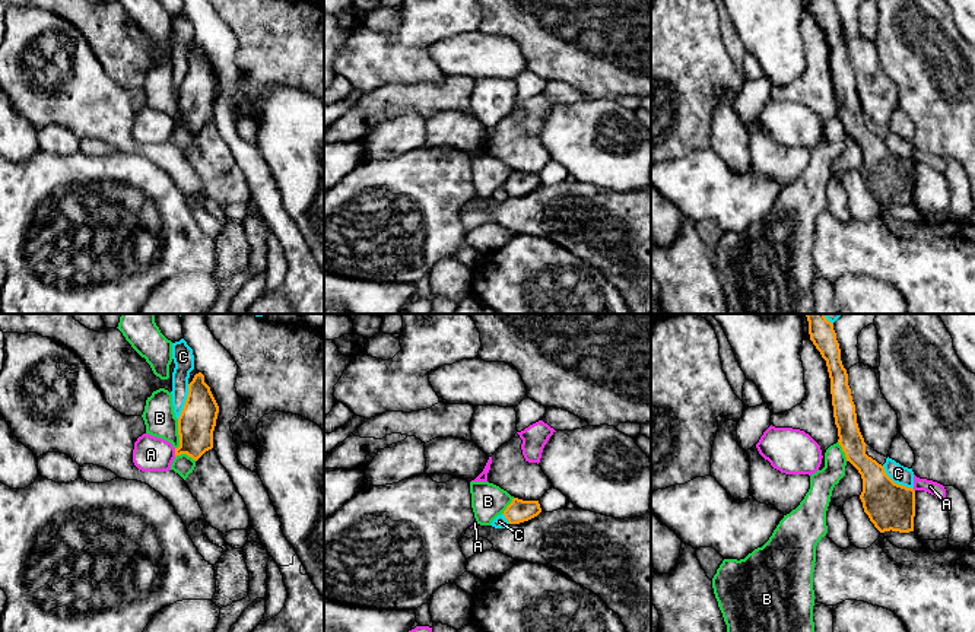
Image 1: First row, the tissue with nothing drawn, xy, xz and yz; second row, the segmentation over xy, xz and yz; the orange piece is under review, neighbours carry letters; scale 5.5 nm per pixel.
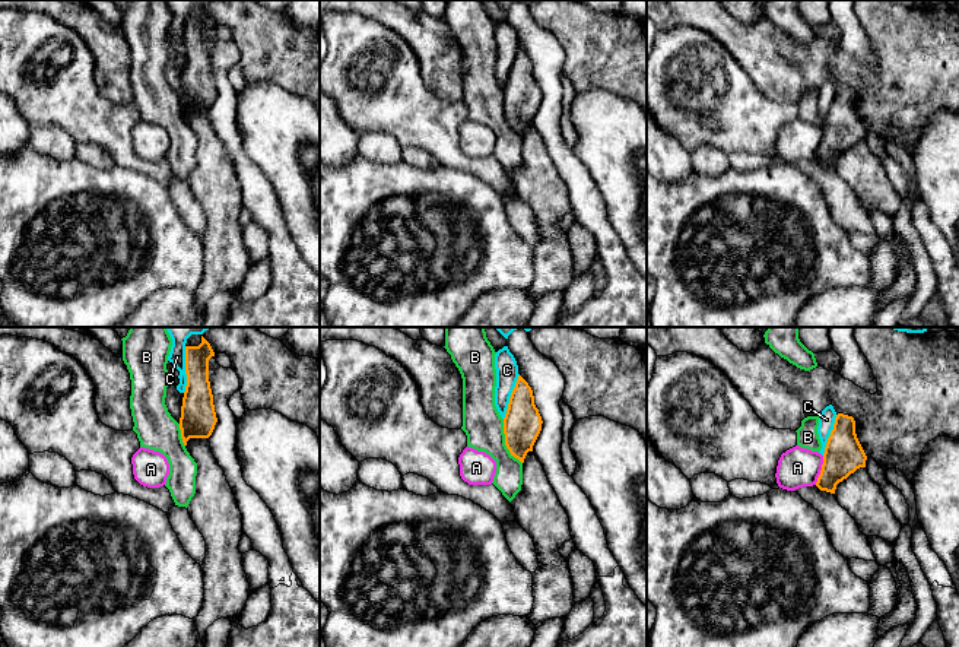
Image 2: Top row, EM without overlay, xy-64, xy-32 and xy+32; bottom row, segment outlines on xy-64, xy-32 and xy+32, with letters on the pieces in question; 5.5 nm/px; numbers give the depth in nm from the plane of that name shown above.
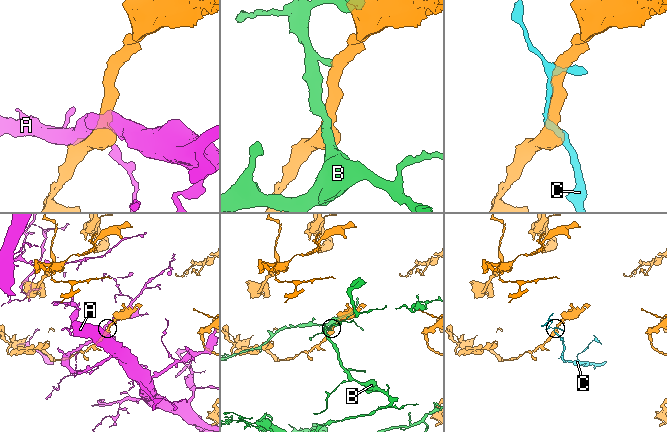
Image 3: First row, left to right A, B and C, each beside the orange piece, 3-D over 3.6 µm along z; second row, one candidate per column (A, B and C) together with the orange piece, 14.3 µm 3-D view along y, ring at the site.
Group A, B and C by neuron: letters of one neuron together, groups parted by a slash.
A / B / C

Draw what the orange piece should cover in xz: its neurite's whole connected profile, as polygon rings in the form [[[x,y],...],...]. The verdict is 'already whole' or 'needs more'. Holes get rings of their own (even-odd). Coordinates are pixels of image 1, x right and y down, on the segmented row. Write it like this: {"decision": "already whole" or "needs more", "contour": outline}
{"decision": "already whole", "contour": [[[514,498],[512,502],[504,511],[509,524],[520,524],[537,517],[542,512],[539,501],[523,501]]]}

